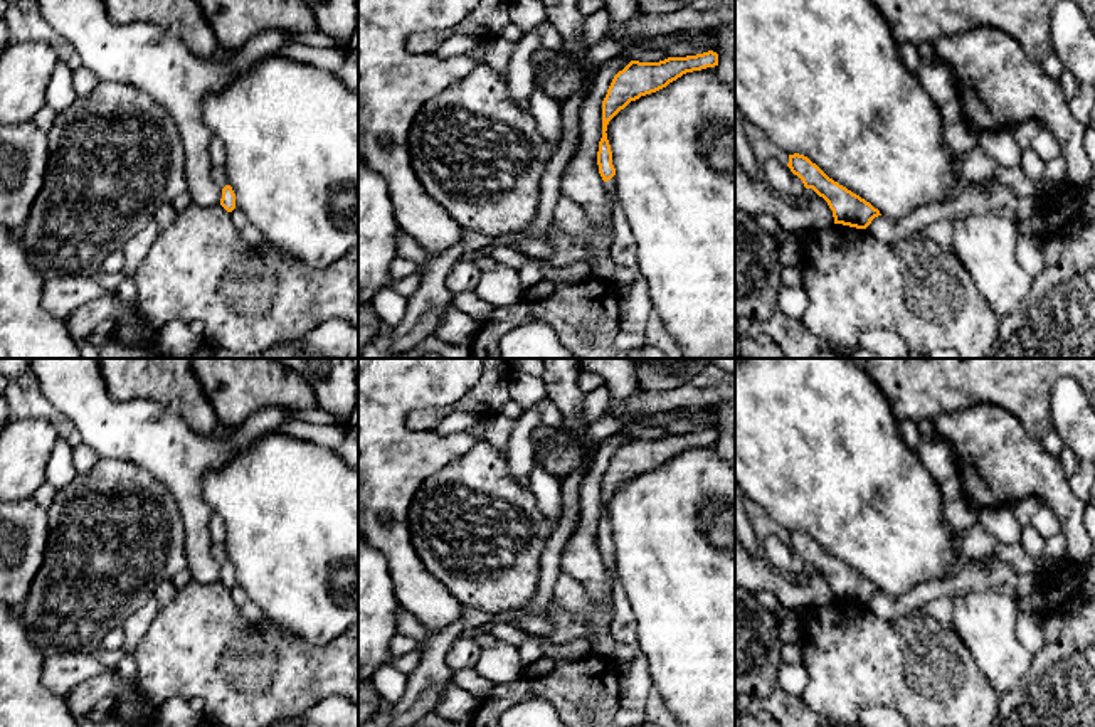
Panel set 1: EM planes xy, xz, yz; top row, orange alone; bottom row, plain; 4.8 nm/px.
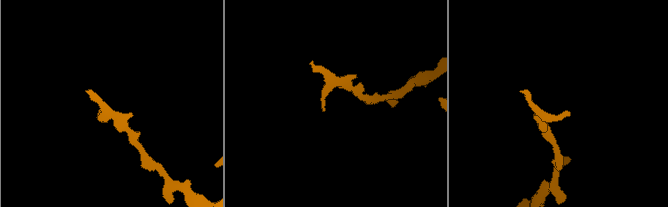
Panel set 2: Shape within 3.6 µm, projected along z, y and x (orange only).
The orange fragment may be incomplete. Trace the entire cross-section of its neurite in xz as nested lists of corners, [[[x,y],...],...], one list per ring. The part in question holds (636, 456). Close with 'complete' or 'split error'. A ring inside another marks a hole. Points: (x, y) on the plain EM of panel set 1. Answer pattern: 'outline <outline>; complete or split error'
outline [[[713,427],[686,432],[668,434],[659,439],[639,439],[631,438],[622,448],[619,448],[602,478],[602,515],[599,518],[597,542],[602,557],[607,565],[607,581],[612,591],[616,574],[616,545],[612,542],[612,528],[607,517],[609,498],[624,486],[631,478],[641,473],[656,470],[676,458],[686,449],[701,448],[718,443],[718,431]]]; split error

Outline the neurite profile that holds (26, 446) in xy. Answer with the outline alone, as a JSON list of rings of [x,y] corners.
[[[49,419],[10,421],[0,434],[0,501],[34,498],[61,434]]]

